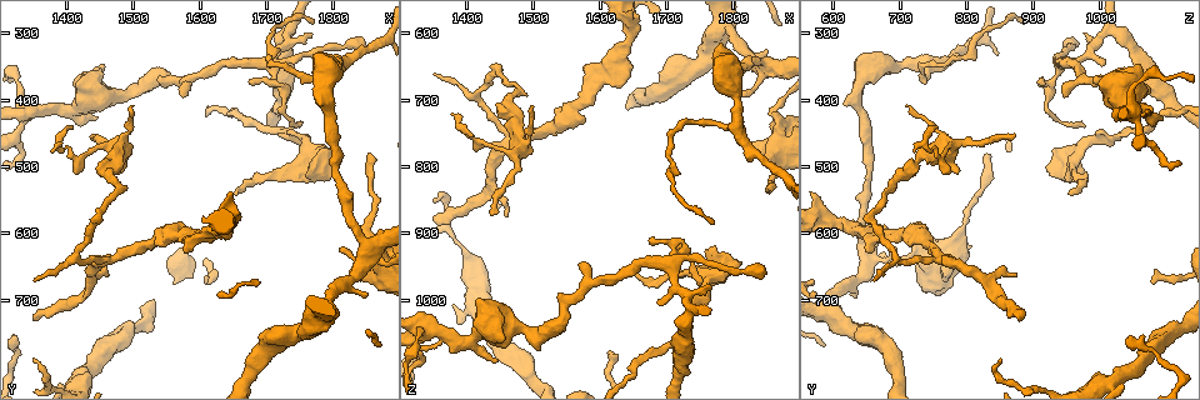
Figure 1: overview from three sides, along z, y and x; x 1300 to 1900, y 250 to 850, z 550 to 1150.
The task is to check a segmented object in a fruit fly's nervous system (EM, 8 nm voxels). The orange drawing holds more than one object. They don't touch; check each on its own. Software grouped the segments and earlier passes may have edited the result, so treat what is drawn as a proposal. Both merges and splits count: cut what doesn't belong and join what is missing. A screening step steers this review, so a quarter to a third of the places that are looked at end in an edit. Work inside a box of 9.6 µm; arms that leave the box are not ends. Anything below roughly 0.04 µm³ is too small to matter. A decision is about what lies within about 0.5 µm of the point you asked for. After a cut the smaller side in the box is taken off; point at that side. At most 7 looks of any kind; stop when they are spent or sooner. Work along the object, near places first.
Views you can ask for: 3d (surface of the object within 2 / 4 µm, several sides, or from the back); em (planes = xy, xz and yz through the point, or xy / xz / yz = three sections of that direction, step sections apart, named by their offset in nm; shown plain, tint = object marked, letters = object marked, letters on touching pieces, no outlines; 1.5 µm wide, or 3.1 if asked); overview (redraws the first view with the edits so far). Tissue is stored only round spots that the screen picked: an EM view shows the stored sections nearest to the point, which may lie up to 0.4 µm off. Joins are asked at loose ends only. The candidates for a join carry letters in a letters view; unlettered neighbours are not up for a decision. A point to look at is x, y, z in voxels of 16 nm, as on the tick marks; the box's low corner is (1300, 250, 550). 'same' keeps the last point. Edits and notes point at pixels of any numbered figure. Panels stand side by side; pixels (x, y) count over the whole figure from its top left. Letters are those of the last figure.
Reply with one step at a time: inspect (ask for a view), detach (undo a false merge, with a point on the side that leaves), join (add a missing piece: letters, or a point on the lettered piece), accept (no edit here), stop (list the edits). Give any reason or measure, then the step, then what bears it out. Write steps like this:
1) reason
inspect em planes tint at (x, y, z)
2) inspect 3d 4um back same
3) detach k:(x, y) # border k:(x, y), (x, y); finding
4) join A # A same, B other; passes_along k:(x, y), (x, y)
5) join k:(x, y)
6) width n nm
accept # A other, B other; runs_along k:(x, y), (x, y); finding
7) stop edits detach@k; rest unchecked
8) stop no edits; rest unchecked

an open end
inspect em yz step 8 letters at (1355, 725, 870)

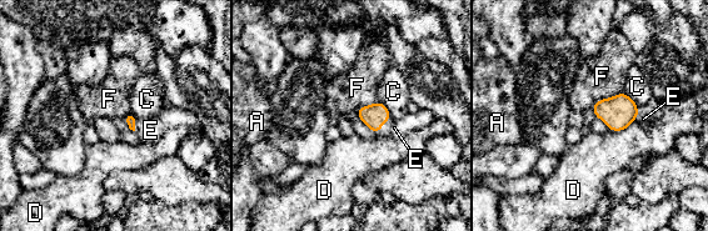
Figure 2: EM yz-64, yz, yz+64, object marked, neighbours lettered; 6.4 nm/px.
longest_contact F 240 nm
join E # A other, C other, D other, E same, F other; the neuron continues

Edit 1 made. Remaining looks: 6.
inspect overview

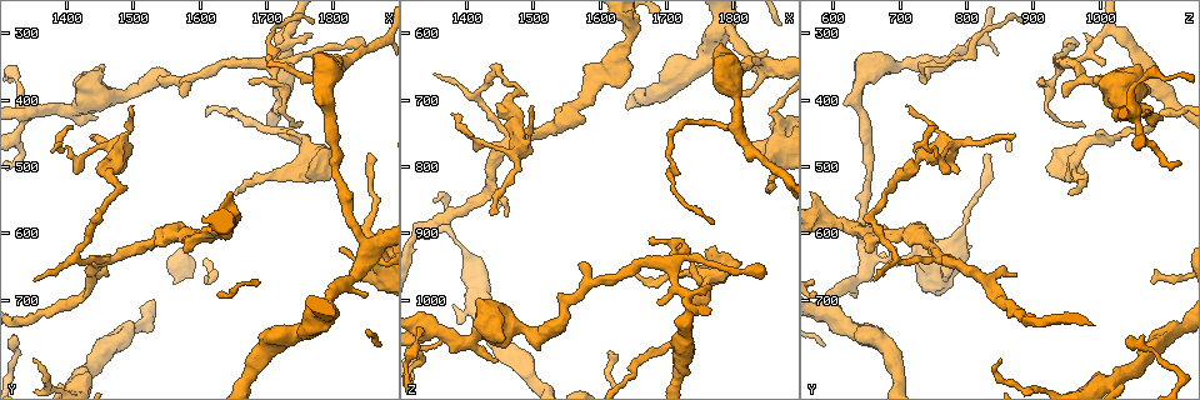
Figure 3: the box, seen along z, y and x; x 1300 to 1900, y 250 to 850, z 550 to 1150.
thin end
inspect 3d 4um at (1655, 540, 955)

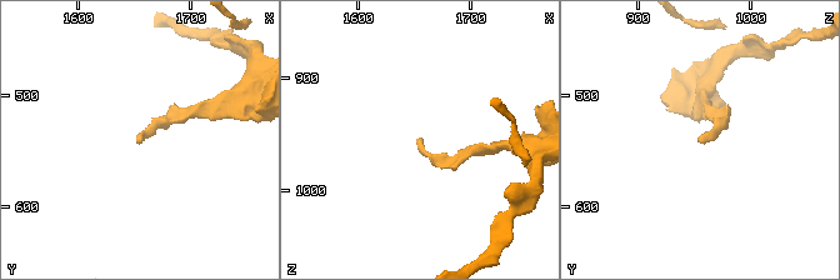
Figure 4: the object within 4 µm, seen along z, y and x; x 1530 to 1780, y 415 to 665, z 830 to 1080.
shape alone is not enough
inspect em planes letters at (1656, 542, 954)

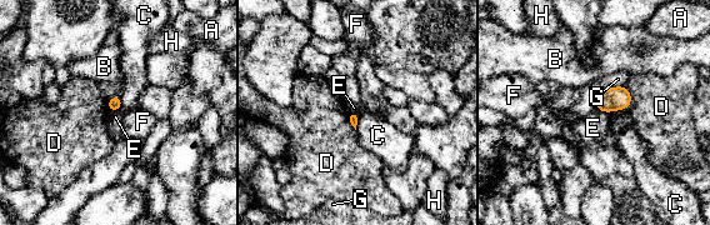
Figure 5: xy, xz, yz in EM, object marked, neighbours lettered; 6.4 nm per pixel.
accept # A other, B other, C other, D other, E other, F other, G other, H other; border 5:(120, 108), (109, 111); none of them fits

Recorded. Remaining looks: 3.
abrupt turn
inspect 3d 4um at (1870, 635, 730)

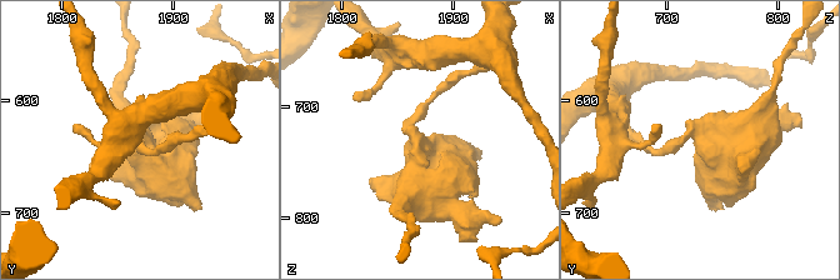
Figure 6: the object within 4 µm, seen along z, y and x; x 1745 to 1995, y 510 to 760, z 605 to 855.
shape alone is not enough
inspect em yz step 4 tint at (1866, 636, 736)

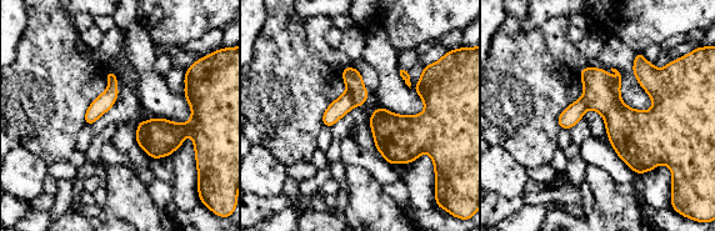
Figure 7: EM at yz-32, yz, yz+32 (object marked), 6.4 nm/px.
inspect em planes letters same

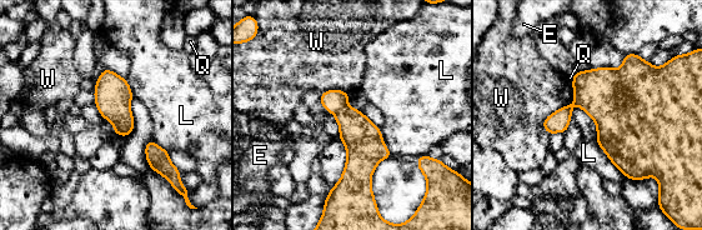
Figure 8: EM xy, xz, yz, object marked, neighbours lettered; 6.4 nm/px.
detach 8:(362, 139) # E other, L other, Q other, W other; border 8:(346, 104), (336, 113); two neurons meet here

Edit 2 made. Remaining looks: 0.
stop edits join@2, detach@8; rest unchecked

